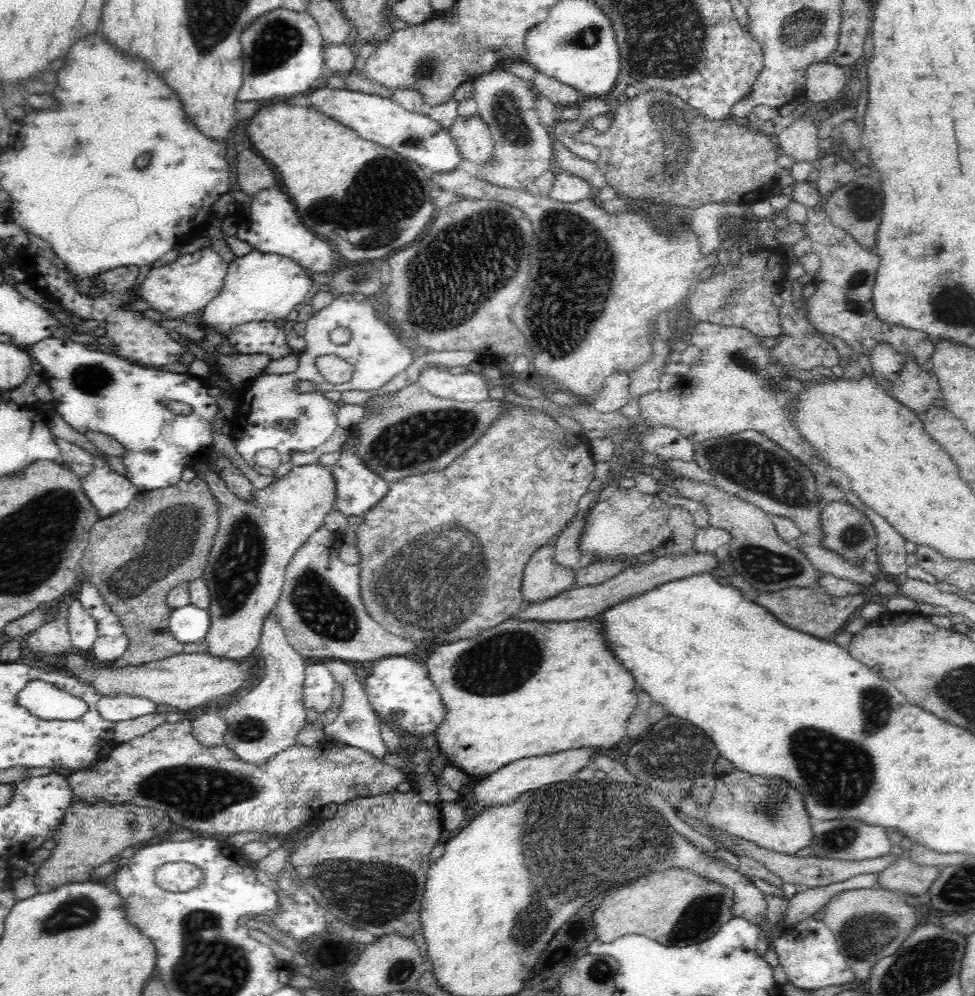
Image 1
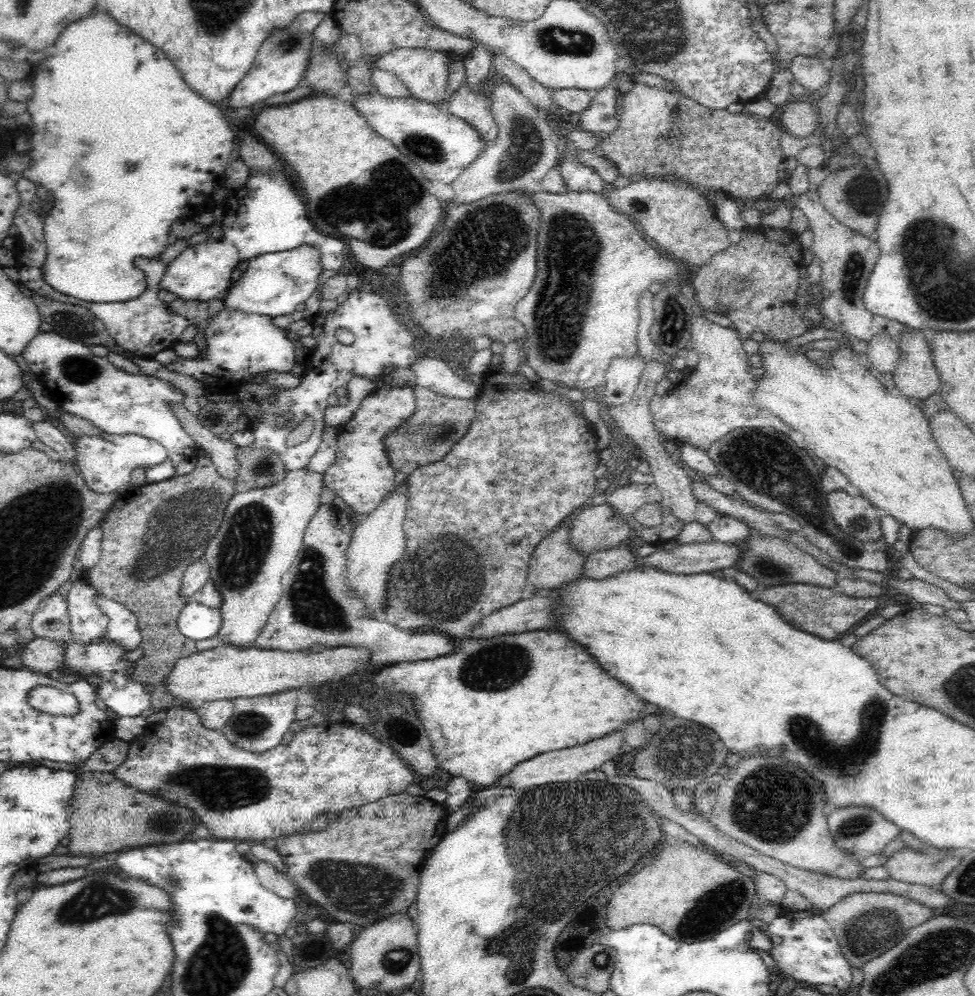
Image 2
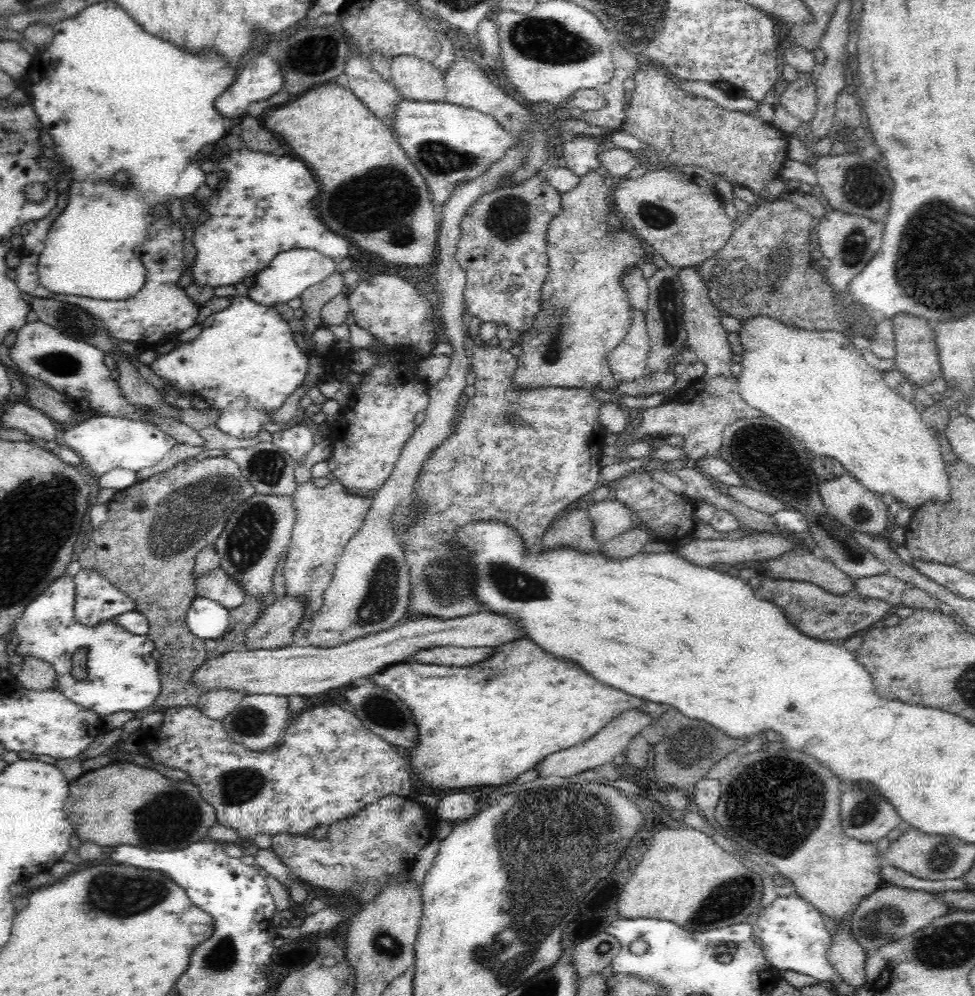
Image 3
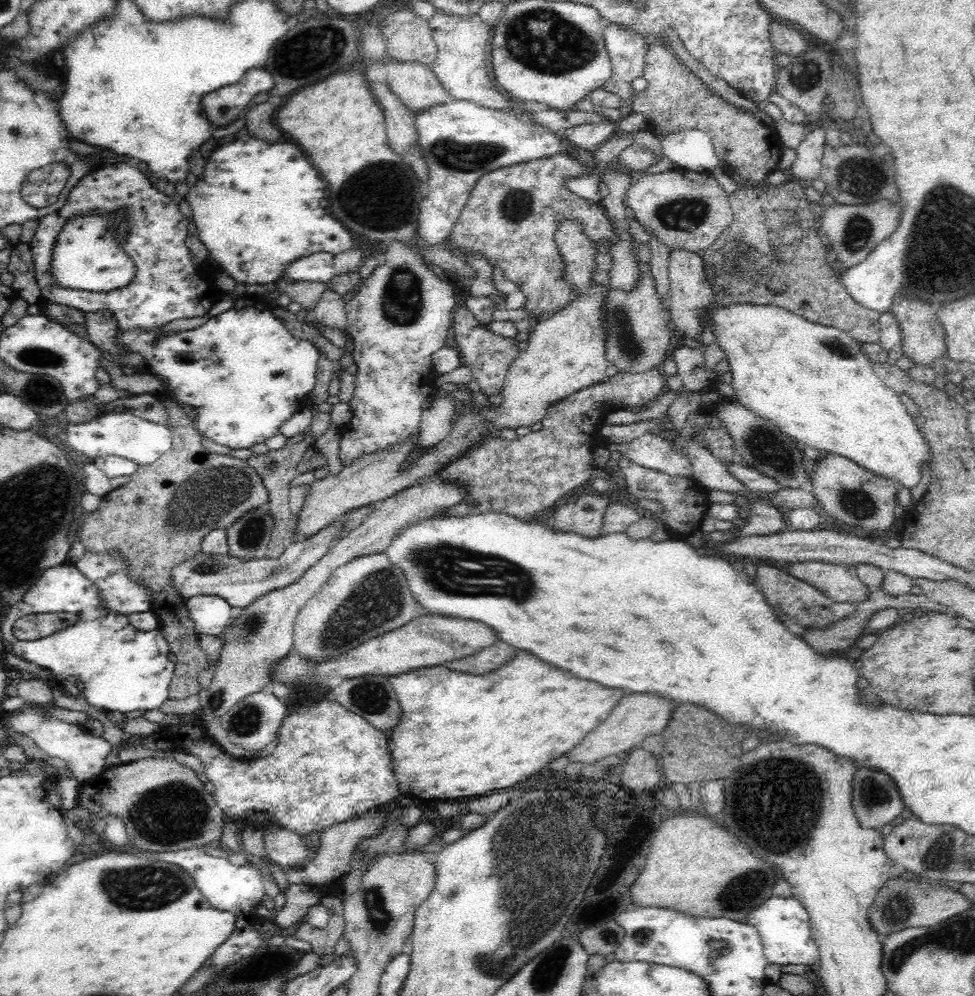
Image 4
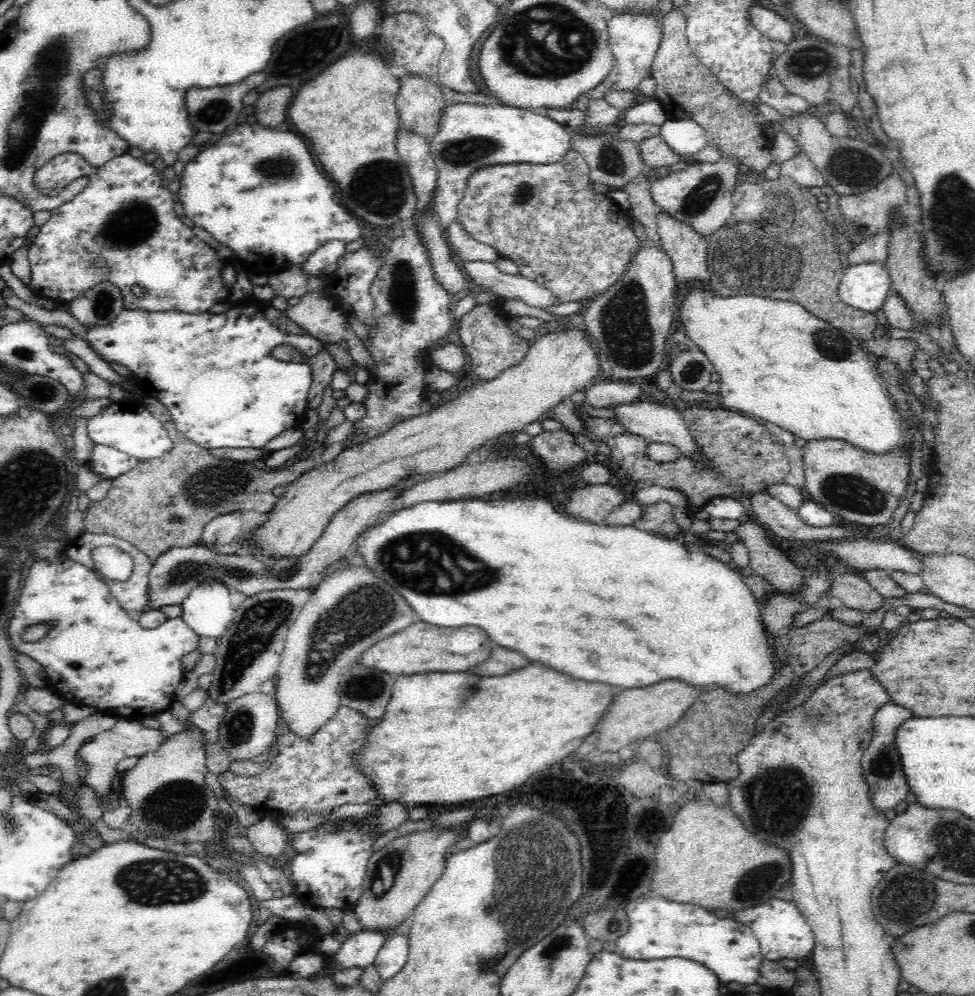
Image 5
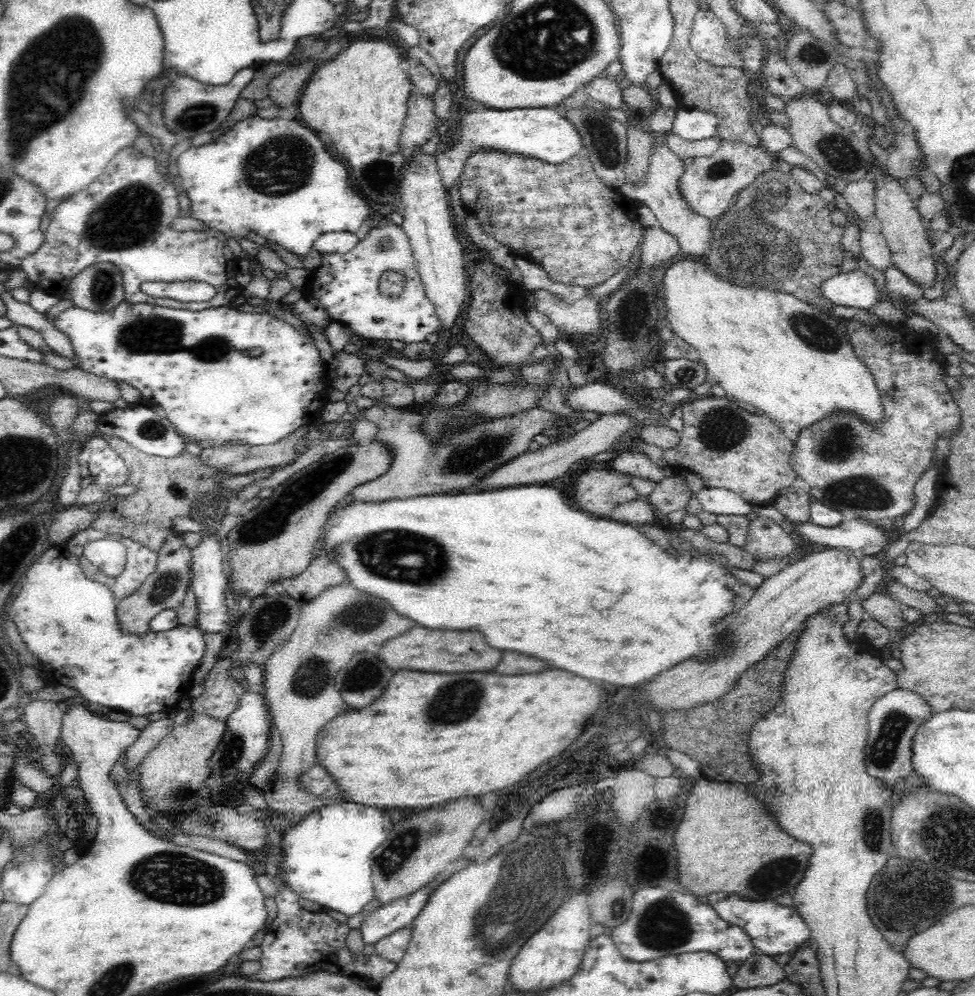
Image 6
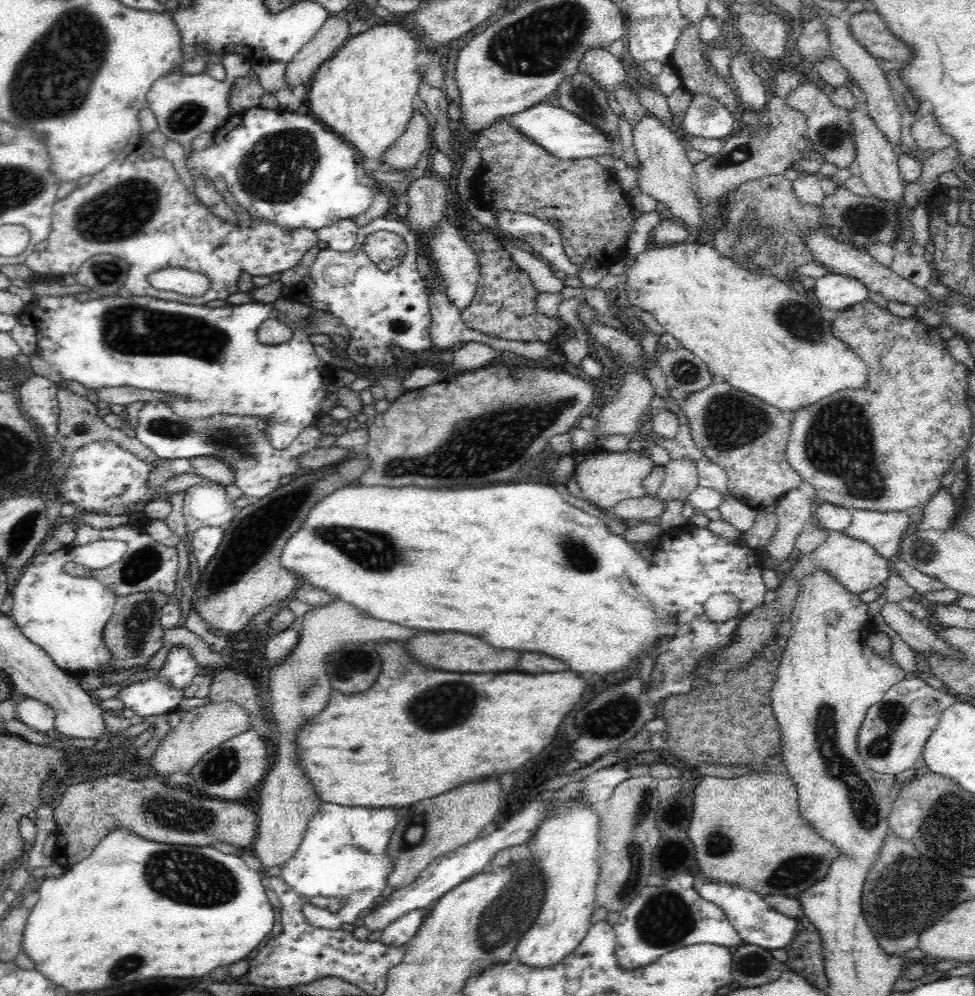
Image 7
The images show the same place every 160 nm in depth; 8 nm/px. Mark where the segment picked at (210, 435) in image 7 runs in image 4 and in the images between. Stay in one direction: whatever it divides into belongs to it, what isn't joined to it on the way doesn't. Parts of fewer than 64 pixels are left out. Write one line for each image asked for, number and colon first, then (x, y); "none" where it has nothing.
4: (126, 436)
5: (128, 426)
6: (143, 429)

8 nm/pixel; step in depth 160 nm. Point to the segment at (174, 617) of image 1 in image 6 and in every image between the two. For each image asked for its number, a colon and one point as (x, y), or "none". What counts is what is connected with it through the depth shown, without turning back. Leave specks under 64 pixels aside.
2: (195, 621)
3: (206, 619)
4: (210, 614)
5: (207, 610)
6: (215, 613)

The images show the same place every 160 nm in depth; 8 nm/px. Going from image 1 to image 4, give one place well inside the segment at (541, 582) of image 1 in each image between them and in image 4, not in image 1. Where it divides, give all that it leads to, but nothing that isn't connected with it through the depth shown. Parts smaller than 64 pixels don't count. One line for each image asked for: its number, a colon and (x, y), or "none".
2: (553, 564)
3: (573, 530)
4: (584, 516)

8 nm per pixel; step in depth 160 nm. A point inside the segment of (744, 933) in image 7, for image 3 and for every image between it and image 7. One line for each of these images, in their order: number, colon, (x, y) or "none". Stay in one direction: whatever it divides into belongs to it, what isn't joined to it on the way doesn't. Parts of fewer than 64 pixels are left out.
3: (794, 937)
4: (783, 923)
5: (783, 933)
6: (774, 929)

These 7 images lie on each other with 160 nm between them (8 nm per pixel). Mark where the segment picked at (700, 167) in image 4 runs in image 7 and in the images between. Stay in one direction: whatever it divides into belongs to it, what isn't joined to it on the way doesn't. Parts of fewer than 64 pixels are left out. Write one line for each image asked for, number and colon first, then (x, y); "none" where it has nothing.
5: (685, 137)
6: (691, 125)
7: (706, 118)

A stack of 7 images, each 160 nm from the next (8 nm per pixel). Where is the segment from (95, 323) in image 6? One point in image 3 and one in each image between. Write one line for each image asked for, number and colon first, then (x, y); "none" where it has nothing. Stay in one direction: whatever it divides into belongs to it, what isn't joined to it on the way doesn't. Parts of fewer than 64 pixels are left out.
3: (245, 361)
4: (244, 373)
5: (216, 374)

